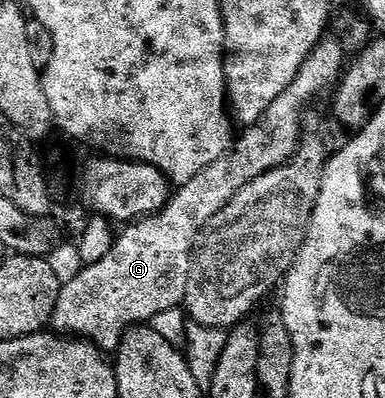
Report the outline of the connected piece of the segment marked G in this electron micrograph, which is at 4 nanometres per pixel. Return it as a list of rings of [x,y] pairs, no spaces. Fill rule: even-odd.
[[[322,43],[316,45],[311,56],[303,63],[303,67],[297,72],[297,77],[267,107],[264,117],[255,125],[248,126],[244,130],[245,134],[236,142],[232,142],[229,152],[224,153],[211,167],[207,167],[195,179],[191,179],[186,185],[180,186],[170,196],[169,202],[157,213],[152,213],[150,217],[143,217],[136,223],[129,223],[125,229],[116,234],[111,251],[99,259],[99,263],[91,263],[84,266],[74,275],[70,281],[66,280],[61,286],[61,294],[53,308],[51,325],[58,334],[72,335],[77,339],[92,339],[94,342],[109,341],[113,333],[120,334],[121,320],[130,321],[128,324],[133,327],[140,326],[142,323],[149,323],[155,315],[160,312],[171,311],[178,308],[185,299],[185,279],[187,276],[187,262],[195,248],[195,242],[201,236],[206,227],[213,225],[215,215],[231,203],[231,199],[247,183],[259,179],[267,171],[287,163],[295,155],[298,145],[301,144],[303,128],[301,129],[301,112],[309,105],[312,97],[317,97],[325,88],[336,86],[343,76],[343,70],[347,65],[345,53],[341,49],[336,49],[333,45]]]

